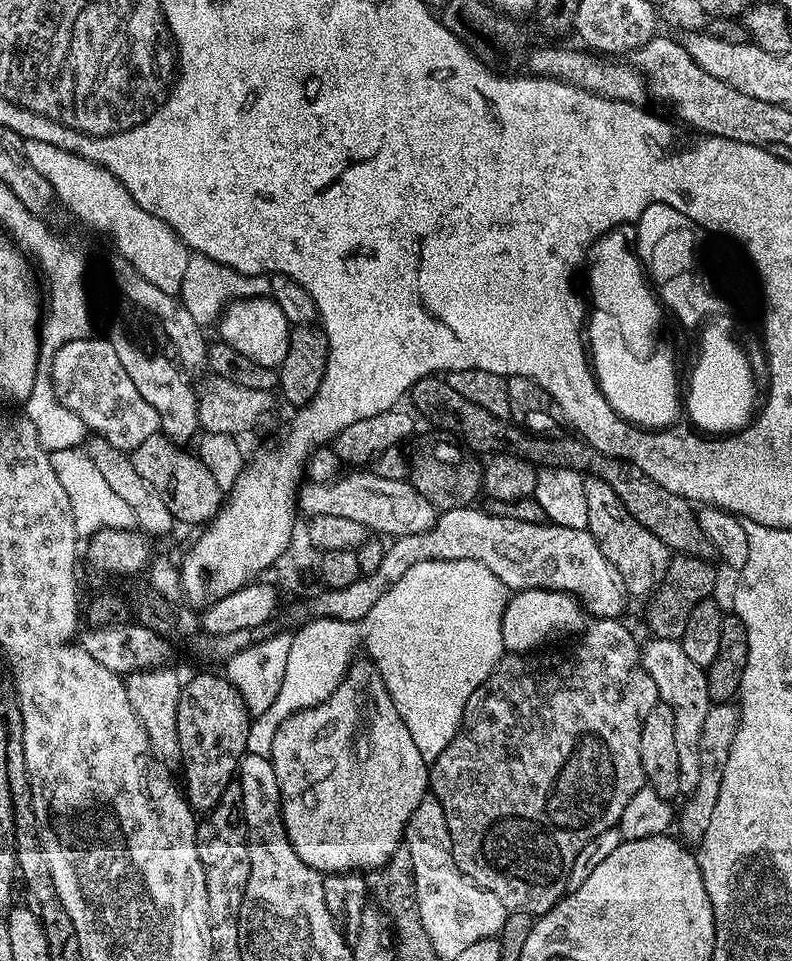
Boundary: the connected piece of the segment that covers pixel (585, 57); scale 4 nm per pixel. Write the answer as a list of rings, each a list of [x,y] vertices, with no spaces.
[[[540,46],[527,53],[528,68],[531,75],[550,77],[553,80],[562,80],[570,85],[576,85],[587,92],[598,93],[599,96],[608,97],[611,100],[626,101],[631,104],[645,103],[648,98],[647,81],[643,73],[630,64],[616,64],[604,62],[595,53],[582,48],[572,50],[570,48],[558,48],[556,46]]]

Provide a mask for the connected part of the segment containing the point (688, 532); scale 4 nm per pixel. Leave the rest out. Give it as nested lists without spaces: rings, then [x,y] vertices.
[[[439,375],[423,376],[412,387],[411,399],[411,407],[417,413],[420,411],[434,427],[441,428],[444,434],[463,442],[473,453],[516,455],[540,468],[569,468],[581,474],[597,476],[612,487],[614,494],[618,494],[626,511],[639,524],[646,526],[650,534],[662,538],[662,542],[673,553],[681,556],[699,556],[706,561],[713,559],[710,538],[706,538],[706,534],[702,534],[702,526],[698,526],[697,509],[678,494],[670,494],[670,490],[658,486],[658,482],[642,474],[638,466],[629,464],[627,460],[613,460],[611,456],[602,455],[576,434],[529,434],[508,420],[499,420],[494,414],[486,414],[482,406],[474,406],[474,402],[462,398],[462,394],[453,390],[447,379]]]

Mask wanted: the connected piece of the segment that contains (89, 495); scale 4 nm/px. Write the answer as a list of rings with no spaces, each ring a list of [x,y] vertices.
[[[72,448],[49,453],[54,474],[65,487],[70,499],[71,513],[74,514],[75,530],[82,538],[90,538],[94,533],[108,529],[133,529],[136,525],[134,512],[122,498],[110,489],[102,474],[94,470],[93,463],[85,451]]]

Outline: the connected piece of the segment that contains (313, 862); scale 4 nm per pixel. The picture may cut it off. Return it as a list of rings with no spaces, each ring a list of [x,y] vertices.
[[[367,658],[353,659],[343,682],[324,702],[296,712],[288,720],[282,722],[281,728],[274,736],[270,759],[274,766],[274,774],[278,774],[282,818],[286,826],[286,834],[290,838],[290,846],[294,846],[294,854],[298,854],[298,858],[302,858],[306,866],[310,866],[315,872],[321,874],[381,868],[404,844],[404,828],[410,822],[410,814],[418,810],[418,802],[422,802],[430,792],[429,761],[424,760],[422,754],[418,754],[418,746],[414,738],[410,738],[410,730],[406,730],[406,722],[402,722],[398,710],[394,710],[394,702],[390,702],[390,694],[382,682],[382,674],[378,674],[378,670]]]

